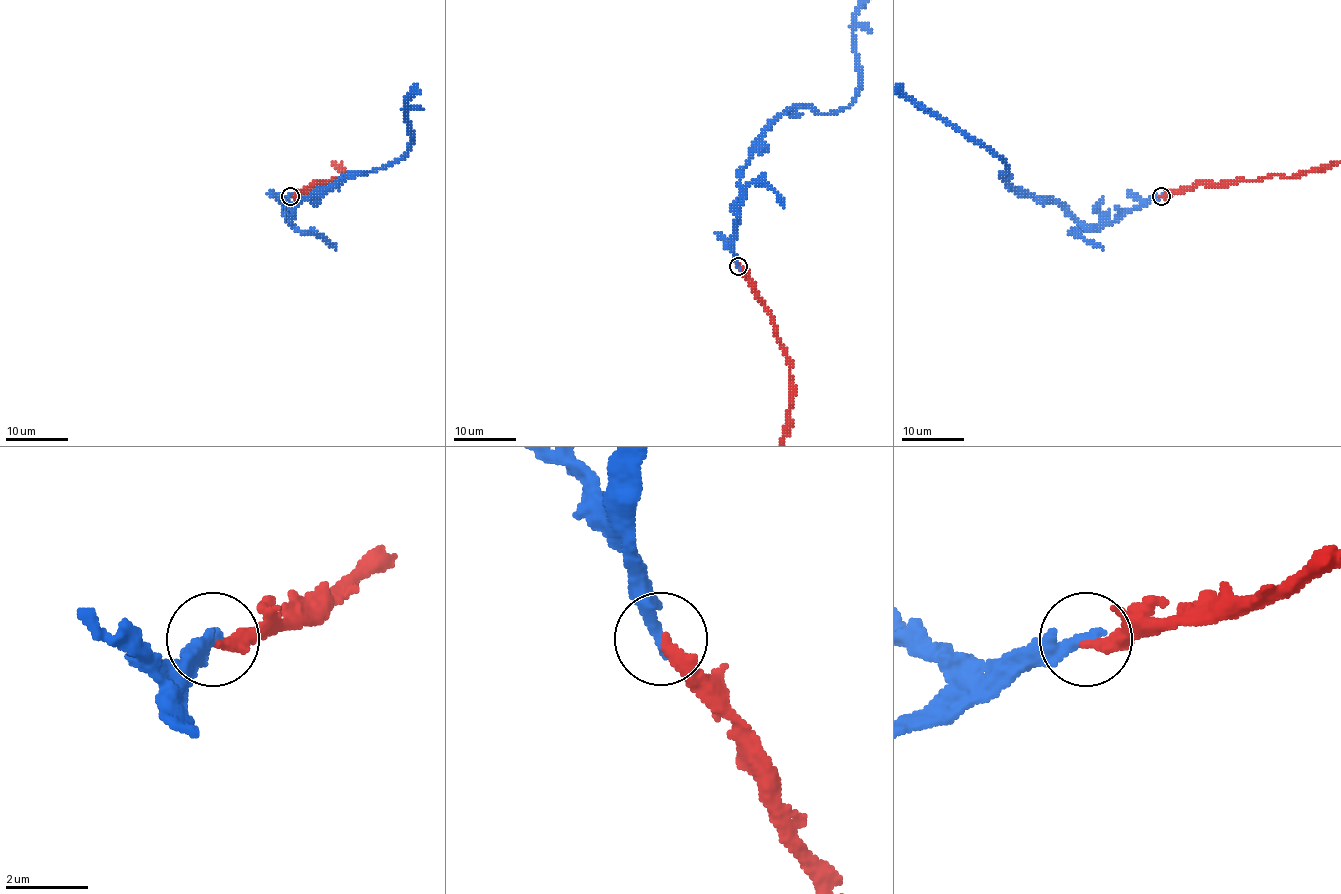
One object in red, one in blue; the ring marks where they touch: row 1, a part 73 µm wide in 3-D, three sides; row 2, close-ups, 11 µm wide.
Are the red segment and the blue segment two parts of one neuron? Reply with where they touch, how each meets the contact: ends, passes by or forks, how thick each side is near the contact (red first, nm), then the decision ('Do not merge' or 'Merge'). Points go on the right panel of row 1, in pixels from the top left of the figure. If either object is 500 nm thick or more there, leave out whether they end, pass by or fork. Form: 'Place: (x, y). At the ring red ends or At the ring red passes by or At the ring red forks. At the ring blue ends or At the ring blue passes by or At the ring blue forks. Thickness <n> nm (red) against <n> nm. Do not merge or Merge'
Place: (1161, 196). At the ring red ends. At the ring blue ends. Thickness 280 nm (red) against 340 nm. Do not merge

